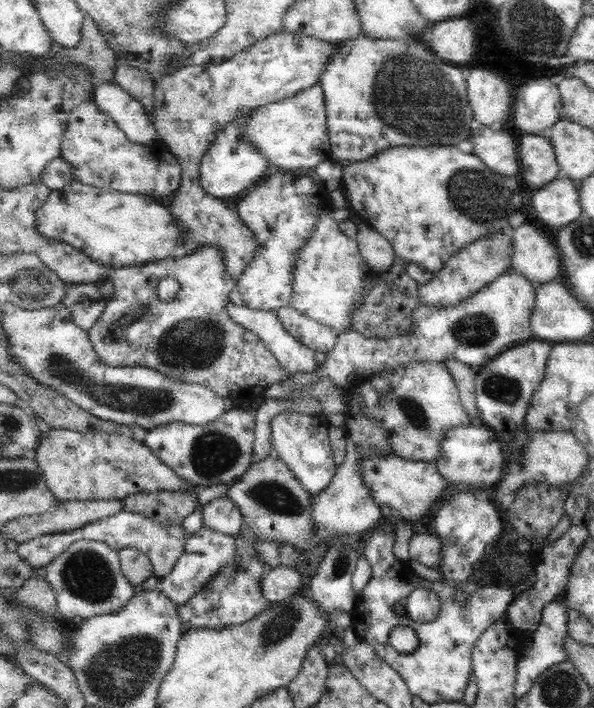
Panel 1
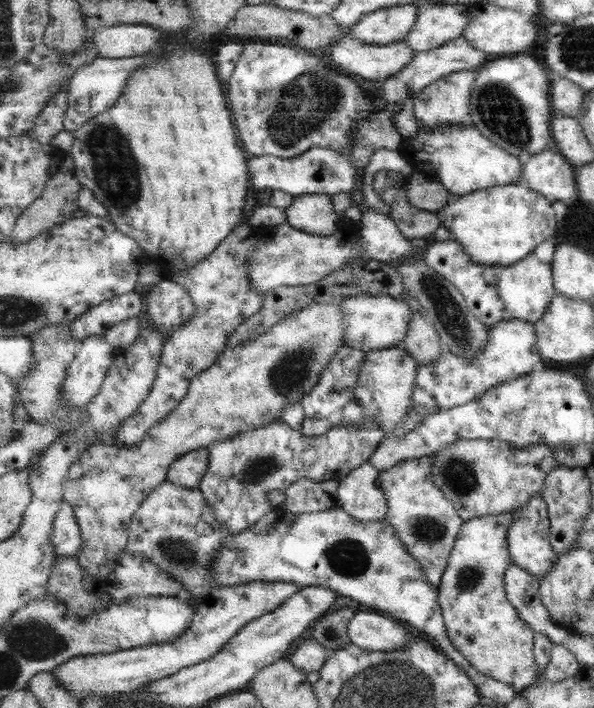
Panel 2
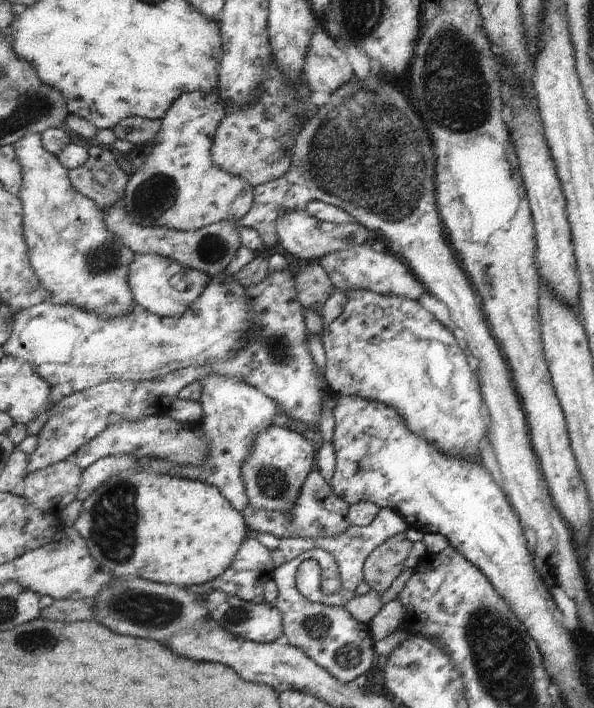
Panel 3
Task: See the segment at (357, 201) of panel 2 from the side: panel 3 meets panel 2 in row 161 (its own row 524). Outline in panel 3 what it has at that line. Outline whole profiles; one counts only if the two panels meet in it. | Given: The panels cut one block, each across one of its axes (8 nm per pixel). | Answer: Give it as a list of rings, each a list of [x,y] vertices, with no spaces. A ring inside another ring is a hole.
[[[315,468],[308,476],[307,481],[301,490],[301,496],[295,502],[295,508],[289,514],[283,514],[279,510],[259,510],[253,508],[251,504],[240,512],[248,522],[250,530],[268,532],[280,538],[335,538],[343,534],[349,526],[350,504],[345,502],[341,496],[337,496],[331,488],[330,482],[327,482],[321,473]]]

